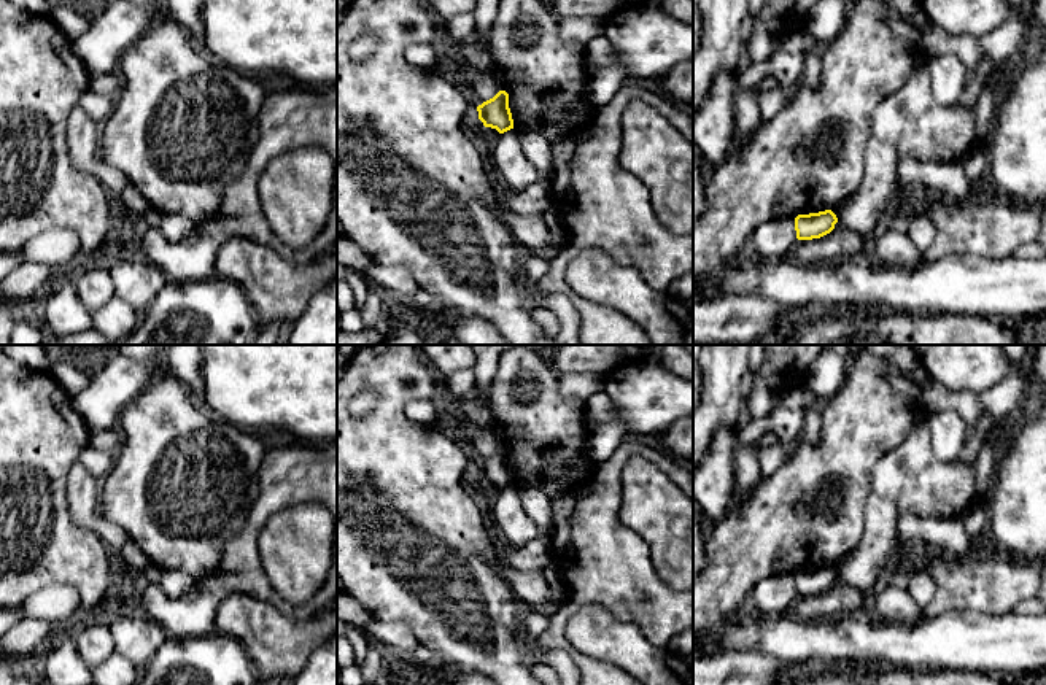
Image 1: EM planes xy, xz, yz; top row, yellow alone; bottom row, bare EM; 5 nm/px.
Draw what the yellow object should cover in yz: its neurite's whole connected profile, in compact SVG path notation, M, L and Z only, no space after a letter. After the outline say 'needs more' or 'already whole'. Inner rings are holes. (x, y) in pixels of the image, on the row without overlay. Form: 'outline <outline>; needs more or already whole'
outline M831 566L798 571L795 574L795 586L798 596L820 594L830 590L838 579L836 571Z; already whole

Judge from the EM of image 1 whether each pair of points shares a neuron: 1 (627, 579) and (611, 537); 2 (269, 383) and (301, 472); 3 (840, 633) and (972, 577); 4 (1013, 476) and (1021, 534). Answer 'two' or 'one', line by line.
1: one
2: two
3: two
4: one

